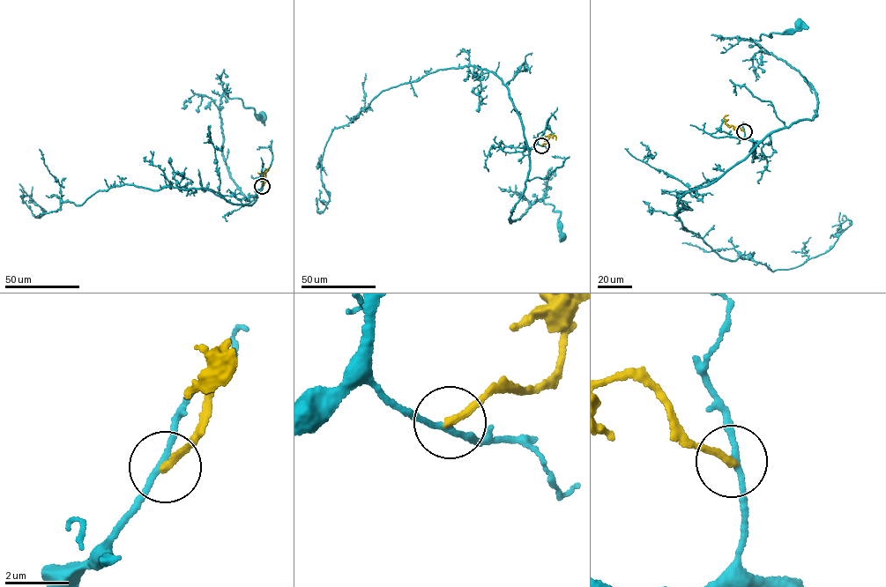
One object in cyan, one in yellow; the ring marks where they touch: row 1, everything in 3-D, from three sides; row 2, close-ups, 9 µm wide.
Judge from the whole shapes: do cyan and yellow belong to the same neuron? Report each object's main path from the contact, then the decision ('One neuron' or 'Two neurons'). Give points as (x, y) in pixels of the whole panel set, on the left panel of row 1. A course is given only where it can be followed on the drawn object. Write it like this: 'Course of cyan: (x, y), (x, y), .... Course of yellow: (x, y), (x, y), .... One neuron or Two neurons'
Course of cyan: (262, 186), (256, 199), (248, 197), (230, 176), (222, 151), (219, 108), (222, 93), (240, 99), (263, 117). Course of yellow: (262, 186), (266, 179), (264, 174), (269, 168). Two neurons

